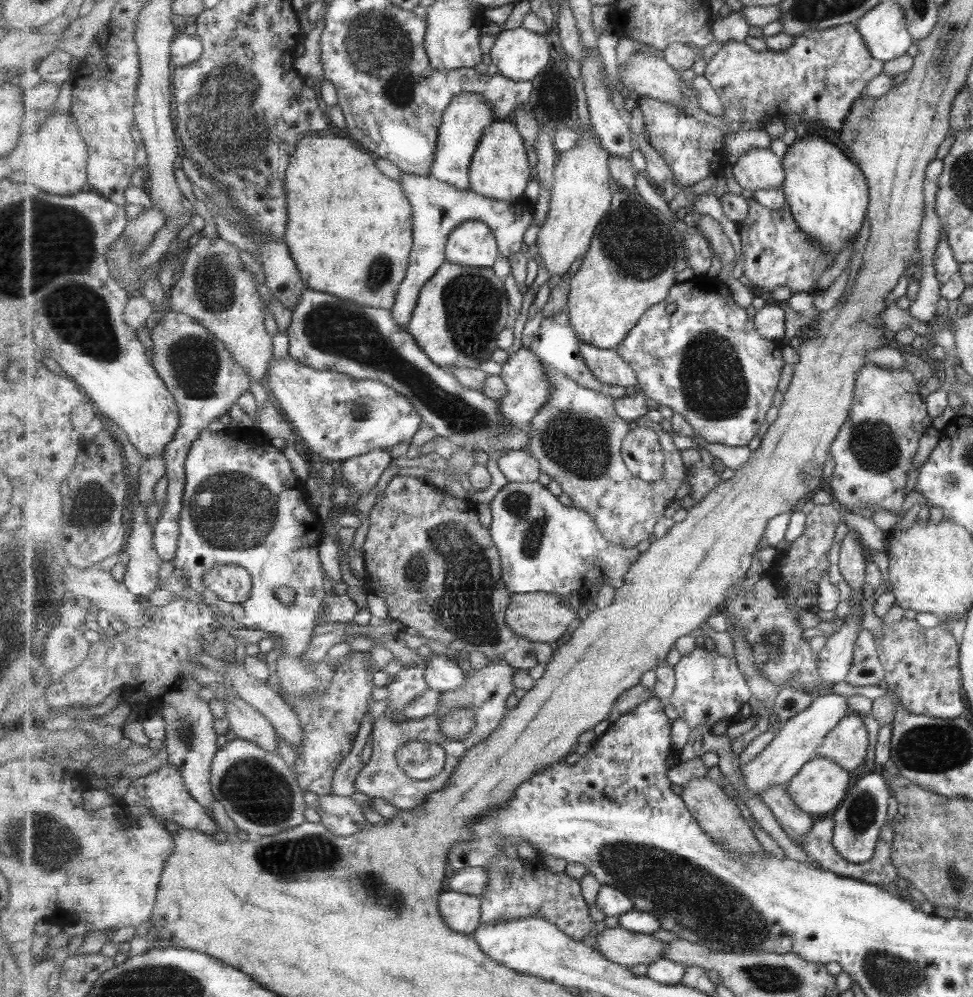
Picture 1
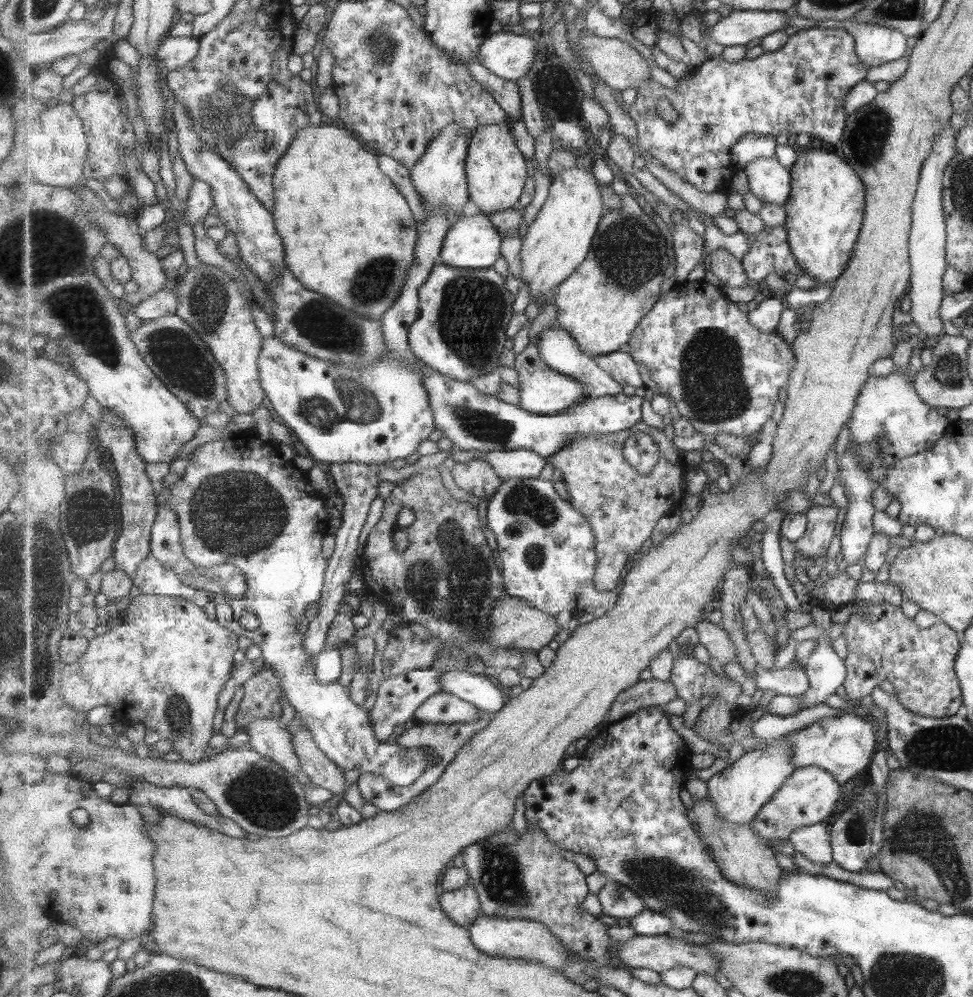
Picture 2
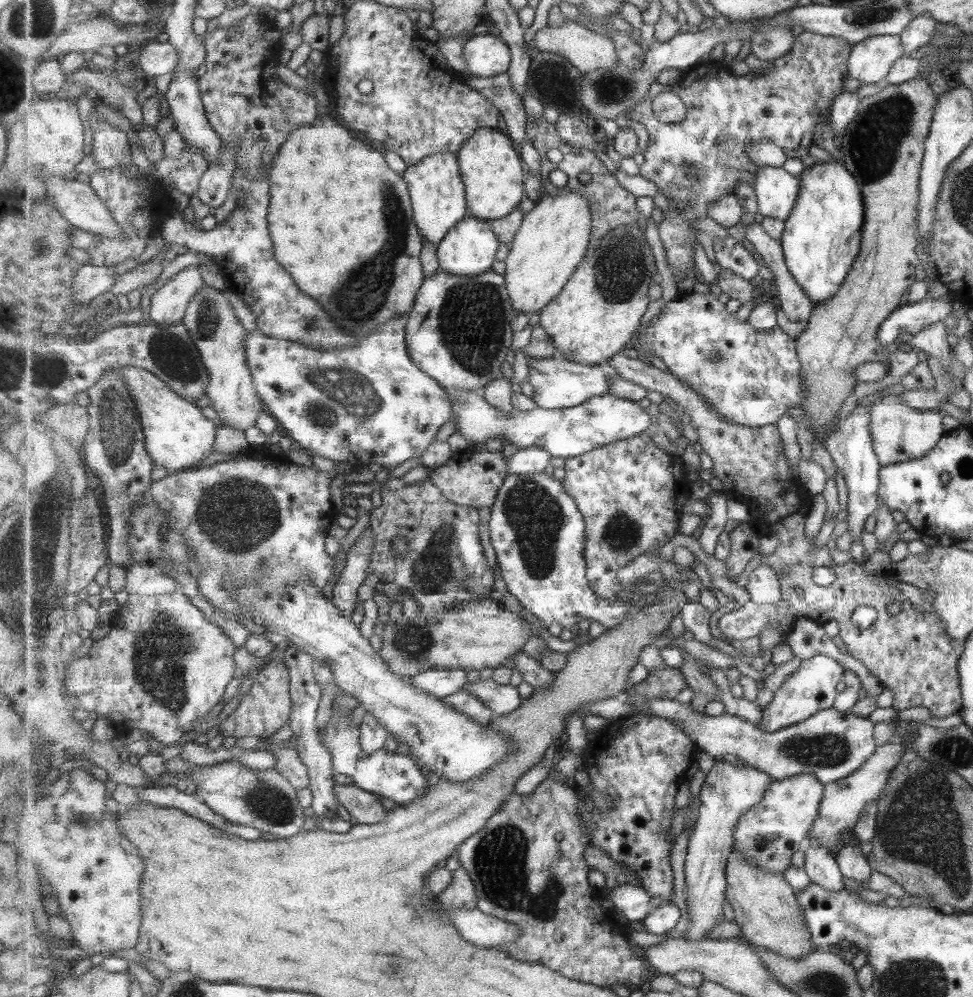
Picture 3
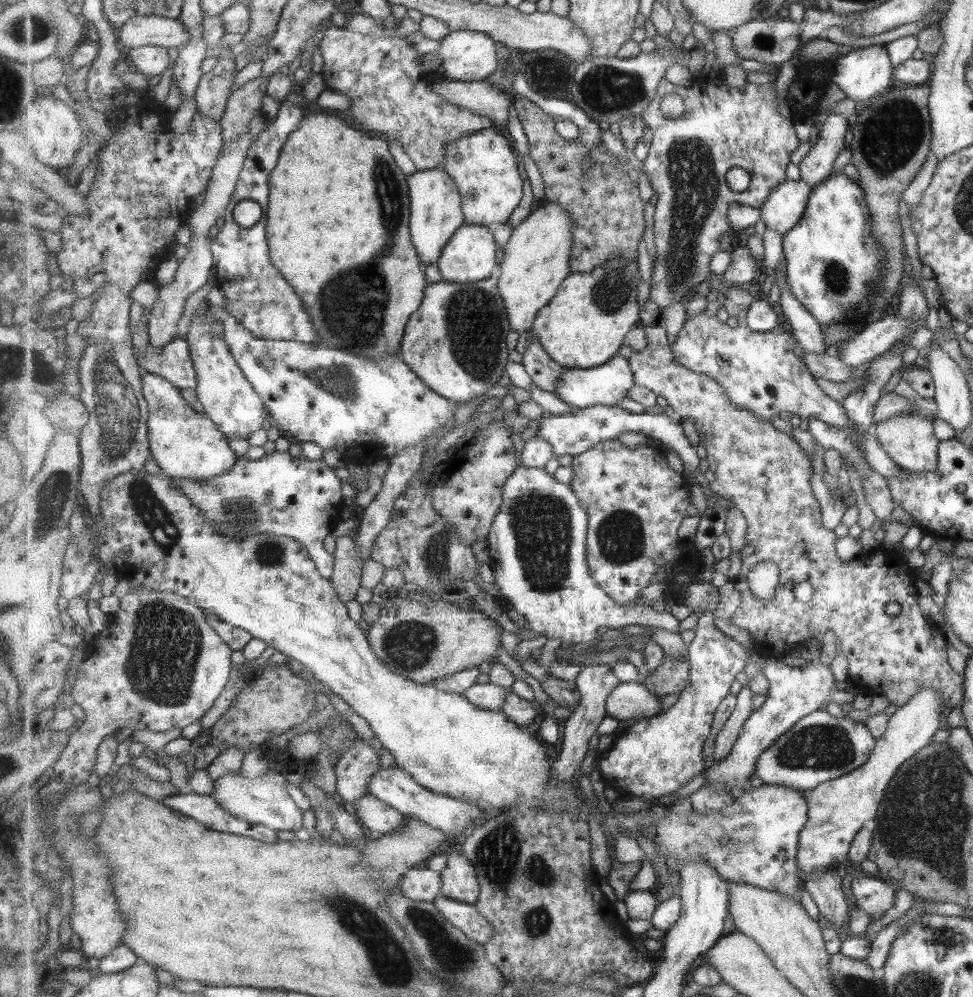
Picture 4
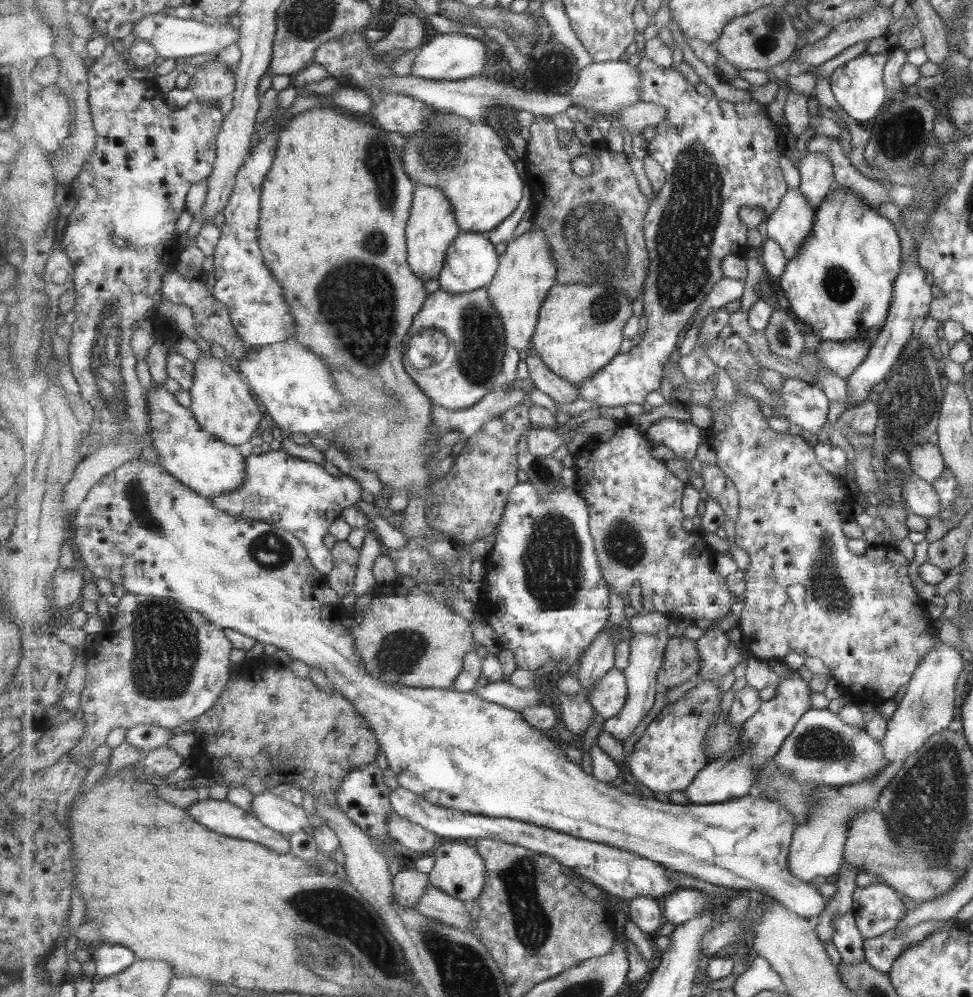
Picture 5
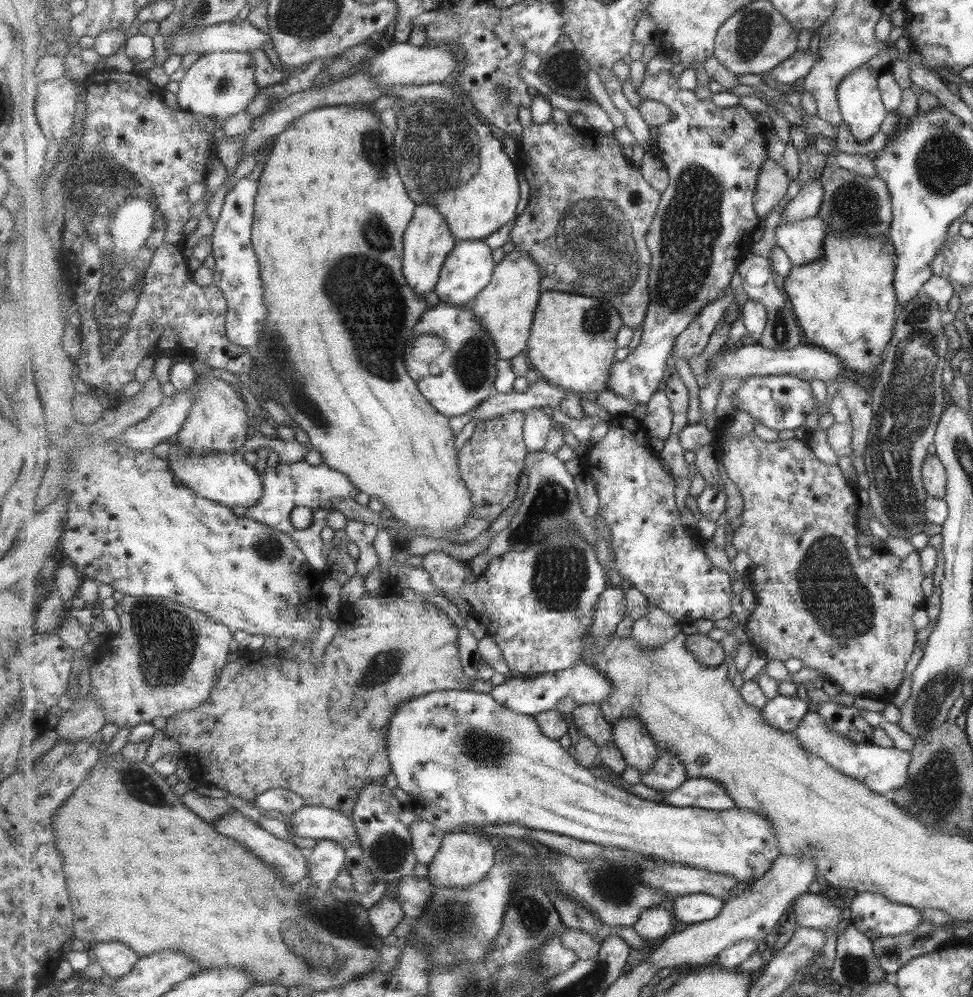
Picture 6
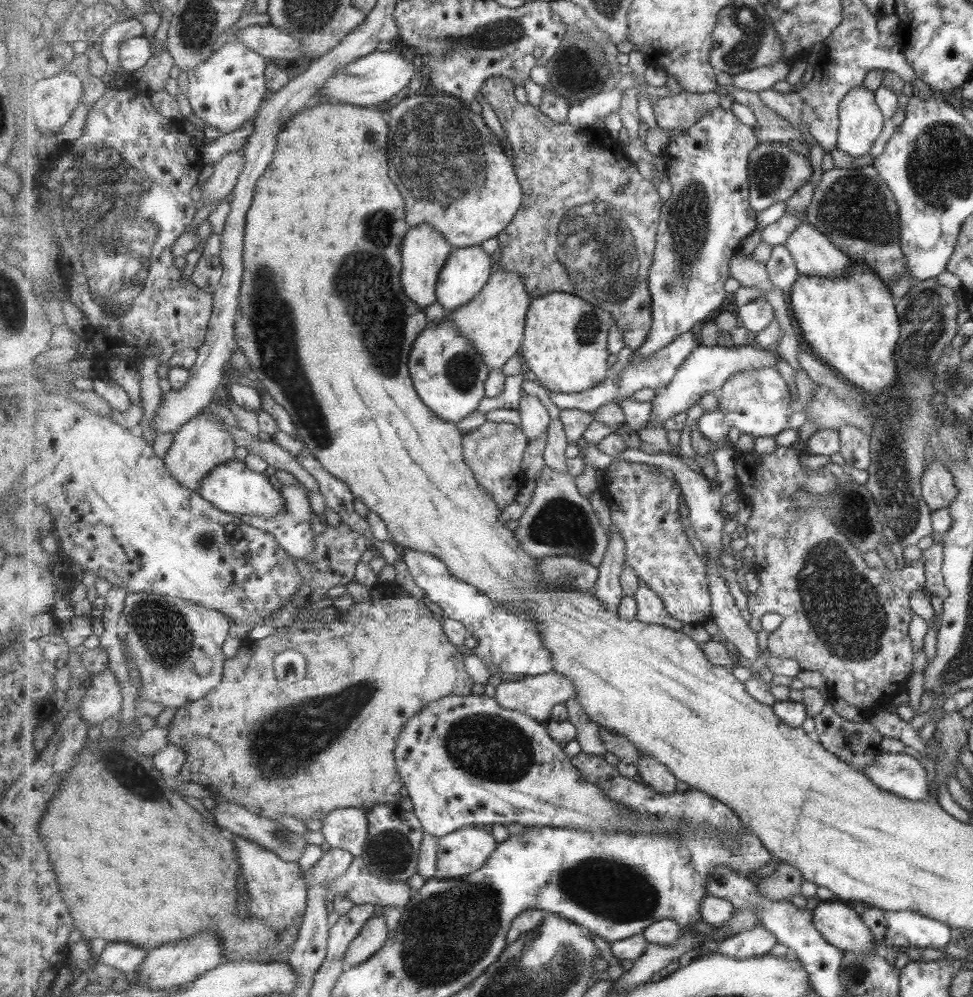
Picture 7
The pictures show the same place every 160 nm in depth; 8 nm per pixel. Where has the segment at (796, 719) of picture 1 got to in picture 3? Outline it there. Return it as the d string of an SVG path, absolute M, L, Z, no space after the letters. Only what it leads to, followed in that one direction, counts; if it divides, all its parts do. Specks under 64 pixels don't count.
M717 762L707 773L701 786L702 805L698 823L690 836L690 845L685 862L686 904L688 905L689 927L683 939L709 940L707 932L726 921L729 912L726 868L729 855L734 850L735 833L744 814L760 804L770 789L772 776L749 764L731 765Z

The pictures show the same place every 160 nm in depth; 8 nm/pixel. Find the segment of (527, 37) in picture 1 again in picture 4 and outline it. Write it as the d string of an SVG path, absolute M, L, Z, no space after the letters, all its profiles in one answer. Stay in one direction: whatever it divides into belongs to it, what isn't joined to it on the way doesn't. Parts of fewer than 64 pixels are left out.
M472 30L450 31L439 42L437 58L441 60L440 73L453 81L475 82L486 80L488 76L497 72L499 66L498 42L490 35Z

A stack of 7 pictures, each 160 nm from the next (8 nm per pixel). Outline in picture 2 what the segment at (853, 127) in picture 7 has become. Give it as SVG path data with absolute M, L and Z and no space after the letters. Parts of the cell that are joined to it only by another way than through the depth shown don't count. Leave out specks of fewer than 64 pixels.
M844 20L838 25L854 37L855 54L868 68L898 61L904 56L906 35L901 31L870 22Z

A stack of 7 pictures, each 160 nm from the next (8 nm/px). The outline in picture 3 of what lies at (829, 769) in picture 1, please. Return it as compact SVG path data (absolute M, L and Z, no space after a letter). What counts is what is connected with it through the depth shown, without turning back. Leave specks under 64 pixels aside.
M803 773L780 781L773 780L762 802L740 820L733 851L746 854L752 865L759 865L764 871L784 876L793 854L802 850L806 852L810 847L810 830L819 818L824 796L826 785L812 774Z

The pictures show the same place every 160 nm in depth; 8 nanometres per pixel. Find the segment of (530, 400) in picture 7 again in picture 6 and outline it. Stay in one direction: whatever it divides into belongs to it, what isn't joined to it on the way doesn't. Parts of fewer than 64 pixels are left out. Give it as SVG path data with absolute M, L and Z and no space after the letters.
M531 409L527 412L524 440L529 452L542 452L551 441L552 430L557 426L547 409Z

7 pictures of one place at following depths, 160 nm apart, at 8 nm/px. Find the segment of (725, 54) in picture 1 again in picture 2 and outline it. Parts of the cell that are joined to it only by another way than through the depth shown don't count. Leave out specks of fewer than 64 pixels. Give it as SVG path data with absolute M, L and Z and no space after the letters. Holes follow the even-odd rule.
M828 24L821 25L819 27L807 29L798 29L787 41L787 44L782 50L777 50L773 53L763 53L755 60L742 59L739 62L729 62L725 58L714 57L710 60L706 60L699 68L692 71L693 78L687 83L683 83L677 86L676 89L669 89L659 84L659 82L653 80L647 80L644 82L641 88L637 90L637 97L634 103L630 107L631 116L637 121L638 131L640 134L640 145L648 150L651 154L654 154L667 168L674 170L674 173L680 174L687 182L690 182L693 186L700 188L703 192L717 192L725 182L731 182L733 180L733 174L737 170L734 166L734 159L731 156L733 145L747 133L757 133L764 135L779 136L783 130L806 132L811 136L815 136L818 139L828 142L829 144L836 144L842 140L842 134L846 126L846 112L844 111L844 98L854 85L857 85L859 81L863 81L866 78L866 74L869 68L859 62L858 56L854 50L854 37L848 32L844 31L839 25ZM661 98L667 98L671 101L671 104L675 107L675 110L679 113L679 120L677 122L669 122L661 115L657 113L658 100Z

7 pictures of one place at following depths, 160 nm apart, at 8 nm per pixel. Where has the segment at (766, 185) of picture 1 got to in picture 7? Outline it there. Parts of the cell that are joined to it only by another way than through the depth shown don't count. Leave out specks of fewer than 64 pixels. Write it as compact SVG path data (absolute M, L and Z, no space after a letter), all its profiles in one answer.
M809 222L801 223L785 245L796 260L801 275L840 277L849 260L822 230Z

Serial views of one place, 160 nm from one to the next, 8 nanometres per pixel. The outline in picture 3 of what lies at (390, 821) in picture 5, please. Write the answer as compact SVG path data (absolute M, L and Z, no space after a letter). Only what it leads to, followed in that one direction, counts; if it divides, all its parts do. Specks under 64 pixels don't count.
M337 784L334 786L337 800L353 823L376 823L385 820L388 810L374 793L363 790L355 784Z

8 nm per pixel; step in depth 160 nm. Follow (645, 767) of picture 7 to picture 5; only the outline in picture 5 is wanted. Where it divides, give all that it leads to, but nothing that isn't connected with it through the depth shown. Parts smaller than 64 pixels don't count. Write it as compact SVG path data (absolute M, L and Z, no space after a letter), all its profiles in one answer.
M668 630L659 634L647 634L646 632L636 633L632 639L632 653L630 665L624 670L627 678L629 696L626 707L616 716L604 719L599 726L600 729L609 732L613 737L621 742L633 734L637 724L655 708L655 698L657 698L658 672L666 661L665 653L667 645L672 637Z

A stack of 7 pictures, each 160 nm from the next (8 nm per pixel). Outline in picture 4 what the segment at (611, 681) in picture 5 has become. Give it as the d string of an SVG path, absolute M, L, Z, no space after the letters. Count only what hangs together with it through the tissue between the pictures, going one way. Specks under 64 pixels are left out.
M619 682L607 701L609 716L614 719L650 718L661 714L663 702L656 693L652 693L640 682Z

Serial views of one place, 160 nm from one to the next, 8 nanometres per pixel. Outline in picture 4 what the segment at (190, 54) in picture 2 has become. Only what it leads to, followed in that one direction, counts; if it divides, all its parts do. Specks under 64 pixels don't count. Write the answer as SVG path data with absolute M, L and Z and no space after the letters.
M142 46L124 51L132 61L132 69L147 78L161 76L172 63L169 50L164 46Z

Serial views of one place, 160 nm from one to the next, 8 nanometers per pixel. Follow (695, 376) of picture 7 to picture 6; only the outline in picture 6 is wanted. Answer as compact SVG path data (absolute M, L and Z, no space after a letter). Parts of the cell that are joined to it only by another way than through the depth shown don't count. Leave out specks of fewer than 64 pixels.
M760 343L753 345L745 345L740 349L733 351L726 351L721 357L719 353L717 358L714 358L716 373L711 372L708 367L706 373L708 375L708 382L712 377L716 377L717 381L723 384L727 378L741 378L756 376L773 376L773 375L791 375L803 380L822 380L829 384L832 378L839 376L839 372L845 368L843 361L828 350L821 348L819 345L808 343L806 345L799 345L793 350L773 350L765 348Z

